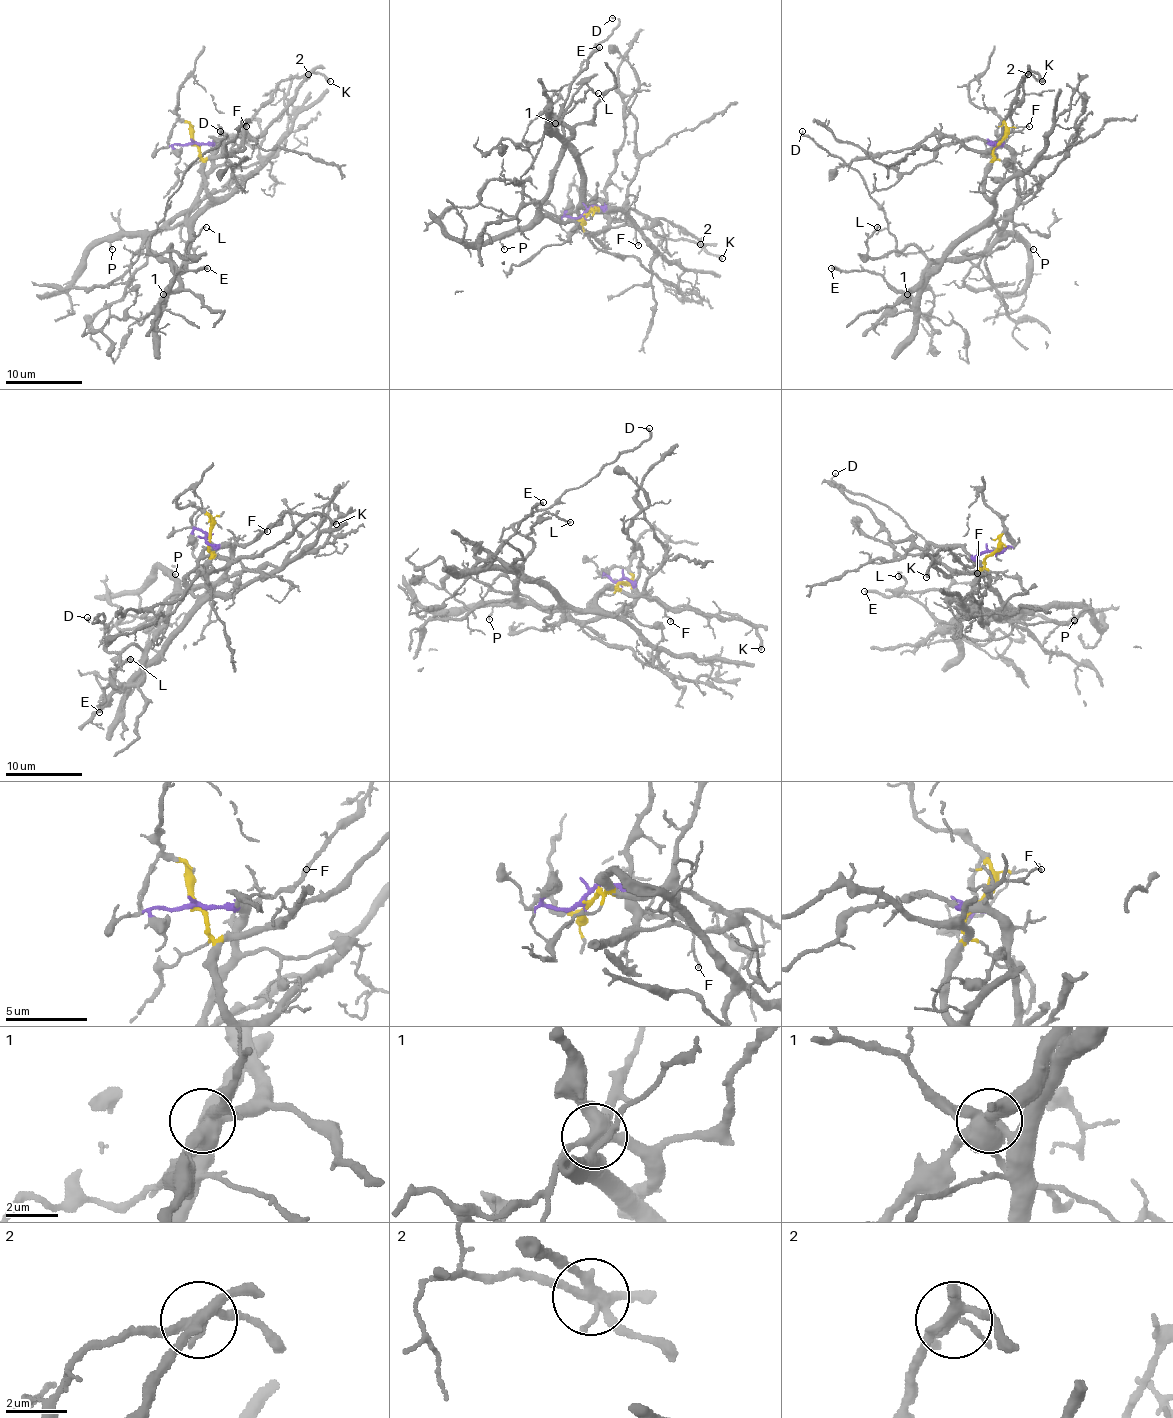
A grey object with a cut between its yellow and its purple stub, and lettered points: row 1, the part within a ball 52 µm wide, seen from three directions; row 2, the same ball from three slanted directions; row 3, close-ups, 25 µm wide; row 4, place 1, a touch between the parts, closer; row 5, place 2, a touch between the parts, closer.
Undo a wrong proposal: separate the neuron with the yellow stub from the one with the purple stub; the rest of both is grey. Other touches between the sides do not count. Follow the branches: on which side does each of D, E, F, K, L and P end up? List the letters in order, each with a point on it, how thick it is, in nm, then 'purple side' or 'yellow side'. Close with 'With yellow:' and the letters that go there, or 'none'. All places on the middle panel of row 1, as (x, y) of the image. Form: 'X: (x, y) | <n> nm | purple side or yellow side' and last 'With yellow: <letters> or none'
D: (612, 18) | 100 nm | purple side
E: (599, 47) | 240 nm | yellow side
F: (638, 245) | 140 nm | purple side
K: (722, 258) | 360 nm | purple side
L: (598, 93) | 180 nm | purple side
P: (504, 249) | 130 nm | purple side
With yellow: E

